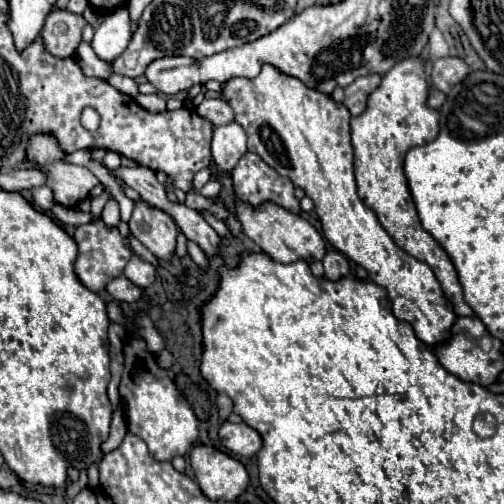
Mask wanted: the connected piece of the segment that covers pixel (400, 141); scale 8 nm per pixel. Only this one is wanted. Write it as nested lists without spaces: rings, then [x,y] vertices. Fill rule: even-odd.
[[[407,57],[393,65],[375,91],[367,97],[367,109],[351,117],[351,145],[355,157],[355,181],[361,201],[373,209],[381,227],[393,237],[393,241],[419,261],[427,261],[439,279],[445,297],[455,305],[457,315],[473,315],[471,307],[463,301],[463,289],[457,281],[455,267],[443,247],[421,227],[415,211],[407,177],[403,173],[403,159],[411,147],[427,145],[439,133],[439,111],[427,107],[429,81],[425,73],[425,61],[421,57]]]

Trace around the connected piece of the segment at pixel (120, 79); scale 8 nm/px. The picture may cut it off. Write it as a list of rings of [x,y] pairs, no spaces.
[[[113,73],[113,77],[109,77],[107,83],[113,85],[117,91],[129,95],[129,97],[137,97],[137,95],[139,95],[139,91],[137,91],[137,83],[135,83],[135,79],[131,79],[131,77],[123,77],[123,75]]]

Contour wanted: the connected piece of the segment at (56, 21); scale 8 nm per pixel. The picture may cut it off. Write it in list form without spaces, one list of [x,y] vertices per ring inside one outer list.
[[[51,11],[41,31],[45,49],[59,59],[71,57],[81,41],[81,31],[87,21],[69,11]]]

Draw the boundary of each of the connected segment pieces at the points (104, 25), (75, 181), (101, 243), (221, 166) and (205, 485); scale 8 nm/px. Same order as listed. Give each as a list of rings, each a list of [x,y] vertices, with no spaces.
[[[125,7],[109,13],[97,25],[95,35],[91,39],[91,47],[105,63],[111,63],[119,57],[131,41],[131,21]]]
[[[37,133],[37,135],[29,137],[25,153],[27,153],[25,161],[35,163],[33,169],[39,169],[41,173],[45,173],[45,177],[47,177],[45,185],[49,185],[53,189],[53,199],[59,205],[65,205],[71,209],[71,207],[79,205],[83,199],[87,199],[89,191],[95,185],[99,185],[99,179],[89,169],[79,167],[79,165],[71,165],[65,161],[67,153],[61,149],[61,145],[57,145],[57,137],[53,137],[53,133]]]
[[[103,221],[77,227],[73,239],[79,247],[79,255],[77,255],[77,261],[75,261],[75,275],[91,291],[105,289],[107,281],[119,277],[123,273],[127,261],[131,259],[131,247],[129,247],[127,237],[123,237],[119,233],[119,229],[107,229]]]
[[[235,121],[229,125],[213,127],[211,155],[217,179],[225,179],[235,169],[237,161],[247,153],[247,135]]]
[[[199,445],[191,451],[189,459],[197,485],[211,501],[235,501],[249,485],[245,467],[213,447]]]

